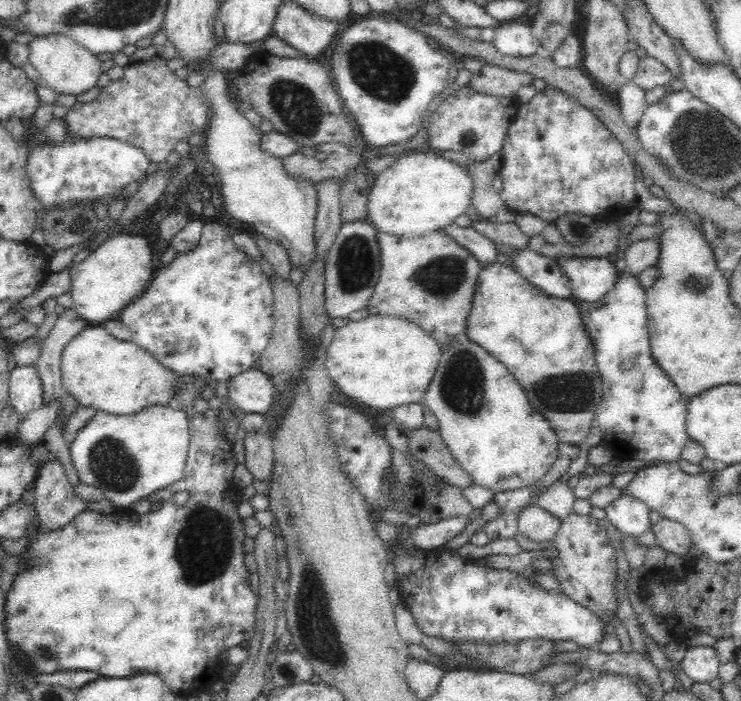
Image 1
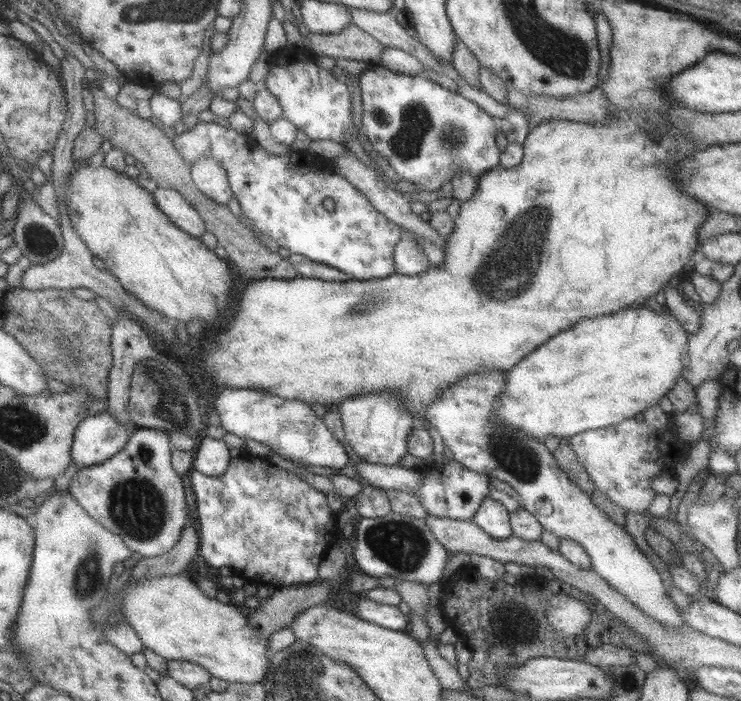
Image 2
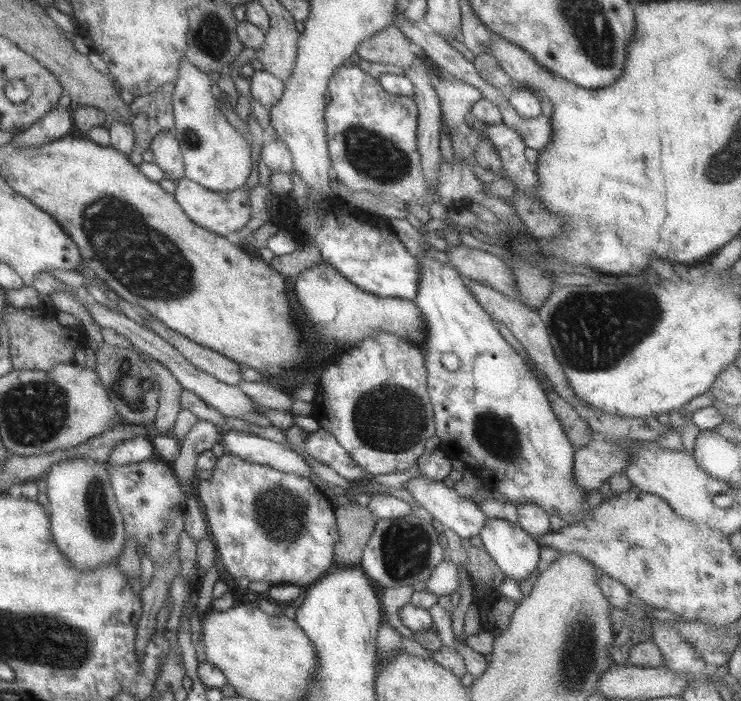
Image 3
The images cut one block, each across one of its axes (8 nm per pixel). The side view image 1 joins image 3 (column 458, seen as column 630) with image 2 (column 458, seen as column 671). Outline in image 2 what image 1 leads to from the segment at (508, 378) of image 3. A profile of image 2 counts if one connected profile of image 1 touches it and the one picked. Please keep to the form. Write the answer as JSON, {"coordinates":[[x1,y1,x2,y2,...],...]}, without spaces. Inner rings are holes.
{"coordinates":[[485,369,485,371,471,373,457,379,453,385,441,391,425,407,425,420,437,431,445,448,451,452,452,460,455,460,467,470,479,472,479,474,488,477,493,476,493,478,509,484,519,495,520,506,523,506,529,514,535,517,543,530,549,530,558,539,569,538,569,540,575,540,585,550,585,554,590,560,591,569,595,571,595,574,599,578,603,578,623,598,631,600,631,604,637,610,641,610,647,618,651,618,653,622,659,622,661,626,685,628,685,623,681,621,681,615,679,615,675,603,667,597,668,588,665,588,657,570,635,545,635,541,625,531,625,527,611,521,599,507,595,507,595,503,591,501,591,497,587,493,581,491,573,481,567,479,567,475,559,469,543,442,523,433,521,429,513,429,513,427,503,425,495,417,493,402,497,402,499,399,499,394,503,392,503,386,505,386,505,371,487,371]]}

